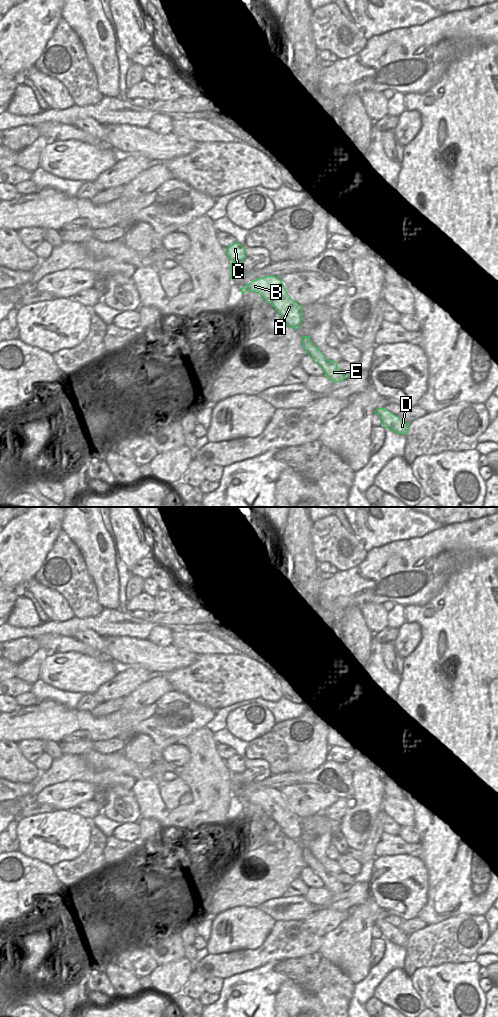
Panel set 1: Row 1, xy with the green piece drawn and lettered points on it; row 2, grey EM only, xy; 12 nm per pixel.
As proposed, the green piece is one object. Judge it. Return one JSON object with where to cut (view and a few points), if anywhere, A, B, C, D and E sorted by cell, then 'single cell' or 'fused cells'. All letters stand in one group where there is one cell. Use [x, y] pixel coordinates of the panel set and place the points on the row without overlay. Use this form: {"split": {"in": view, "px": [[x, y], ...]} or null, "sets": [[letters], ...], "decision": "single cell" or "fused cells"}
{"split": {"in": "xy", "px": [[235, 772], [241, 773]]}, "sets": [["A", "B", "D", "E"], ["C"]], "decision": "fused cells"}

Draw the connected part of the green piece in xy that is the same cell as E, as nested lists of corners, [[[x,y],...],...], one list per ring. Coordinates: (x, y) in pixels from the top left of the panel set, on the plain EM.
[[[304,848],[302,854],[306,865],[323,881],[324,887],[329,889],[331,893],[340,894],[349,888],[337,880],[337,875],[335,873],[328,872],[322,866],[320,861],[312,855],[310,848]]]

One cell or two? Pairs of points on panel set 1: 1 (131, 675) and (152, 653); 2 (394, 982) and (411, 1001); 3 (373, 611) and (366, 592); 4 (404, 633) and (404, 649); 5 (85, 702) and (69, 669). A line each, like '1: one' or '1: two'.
1: two
2: one
3: two
4: one
5: two

